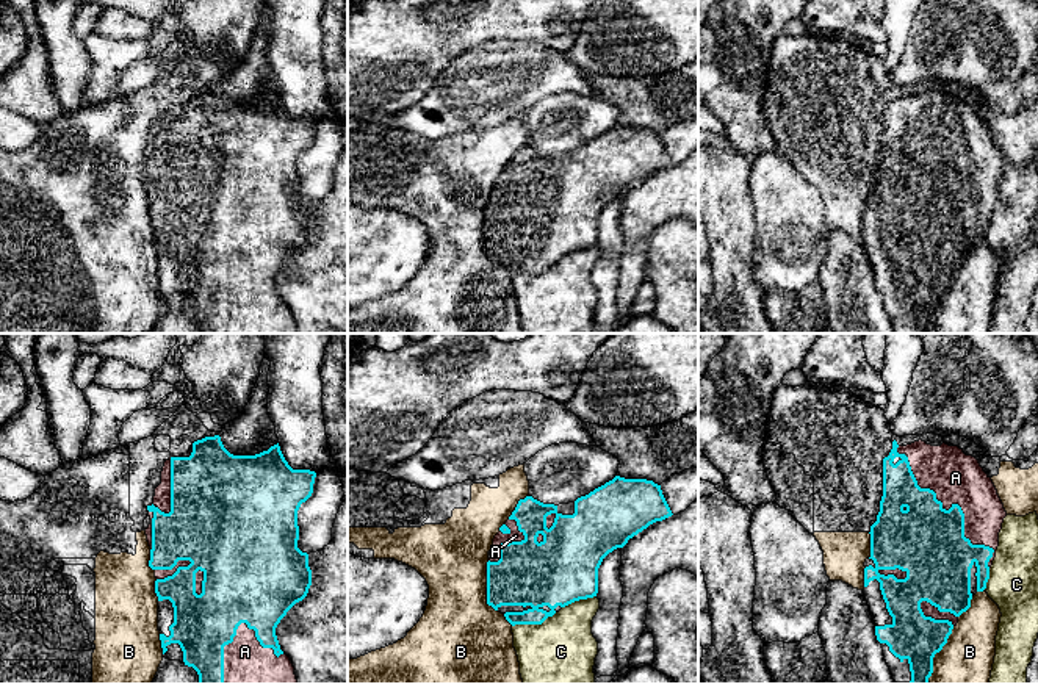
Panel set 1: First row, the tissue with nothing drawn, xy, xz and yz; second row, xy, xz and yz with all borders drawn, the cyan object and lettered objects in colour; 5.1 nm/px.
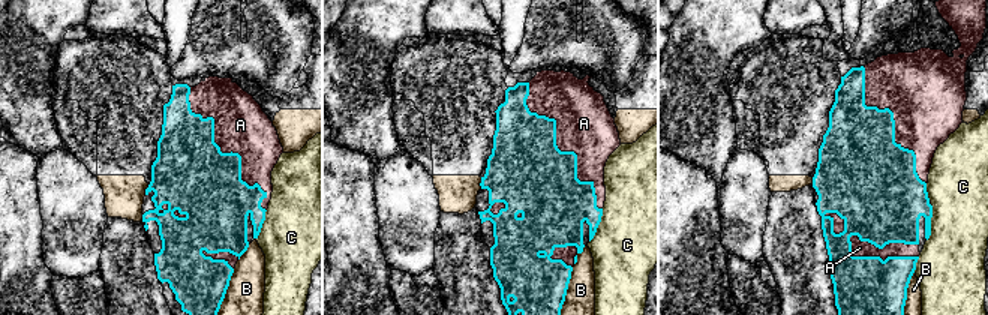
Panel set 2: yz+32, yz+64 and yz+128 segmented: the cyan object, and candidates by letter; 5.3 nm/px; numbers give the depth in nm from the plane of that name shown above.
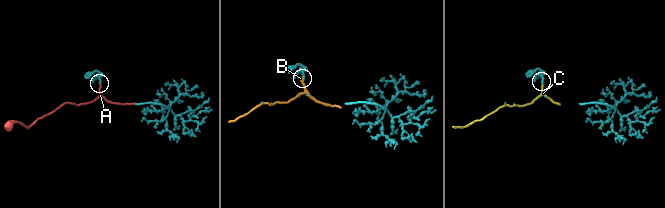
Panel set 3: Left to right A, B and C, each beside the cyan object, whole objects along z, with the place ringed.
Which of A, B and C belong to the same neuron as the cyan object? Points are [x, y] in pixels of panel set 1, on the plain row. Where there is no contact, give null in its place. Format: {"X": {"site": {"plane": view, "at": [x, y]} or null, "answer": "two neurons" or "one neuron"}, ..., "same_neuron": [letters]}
{"A": {"site": {"plane": "yz", "at": [960, 157]}, "answer": "one neuron"}, "B": {"site": {"plane": "yz", "at": [935, 302]}, "answer": "two neurons"}, "C": {"site": {"plane": "xz", "at": [534, 273]}, "answer": "two neurons"}, "same_neuron": ["A"]}

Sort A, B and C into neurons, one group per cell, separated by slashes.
A / B / C

